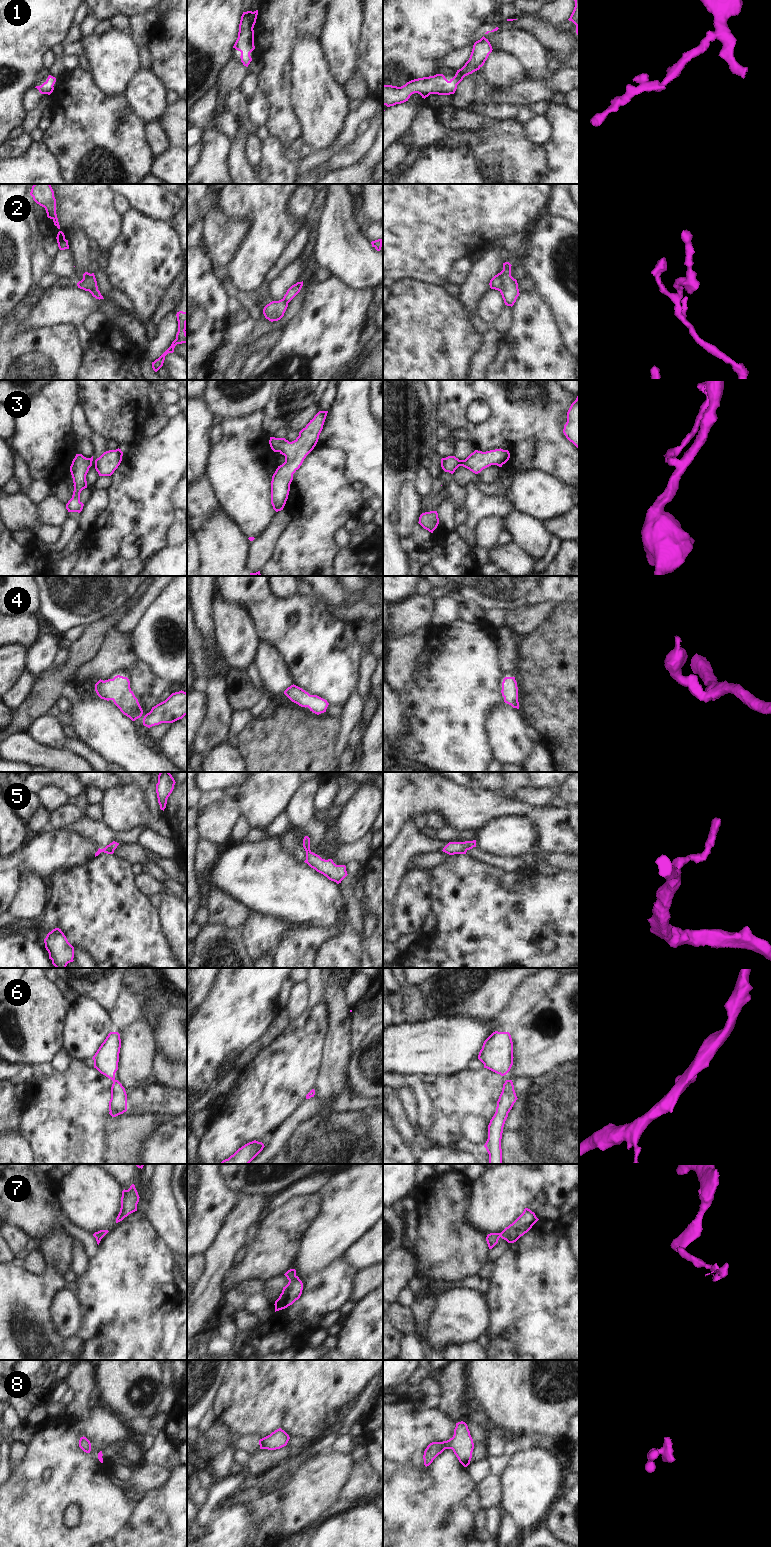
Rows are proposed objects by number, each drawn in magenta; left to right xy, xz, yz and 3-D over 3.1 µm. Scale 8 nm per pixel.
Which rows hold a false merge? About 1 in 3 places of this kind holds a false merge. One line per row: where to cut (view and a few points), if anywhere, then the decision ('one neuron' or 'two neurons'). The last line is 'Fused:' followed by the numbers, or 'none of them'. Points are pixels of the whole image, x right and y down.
1: no cut | one neuron
2: yz (497, 274), (501, 280), (500, 291) | two neurons
3: no cut | one neuron
4: no cut | one neuron
5: no cut | one neuron
6: no cut | one neuron
7: no cut | one neuron
8: no cut | one neuron
Fused: 2

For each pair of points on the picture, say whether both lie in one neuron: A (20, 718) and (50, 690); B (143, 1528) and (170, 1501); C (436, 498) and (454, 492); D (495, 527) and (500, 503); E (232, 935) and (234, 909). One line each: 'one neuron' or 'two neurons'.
A: one neuron
B: one neuron
C: two neurons
D: two neurons
E: two neurons

